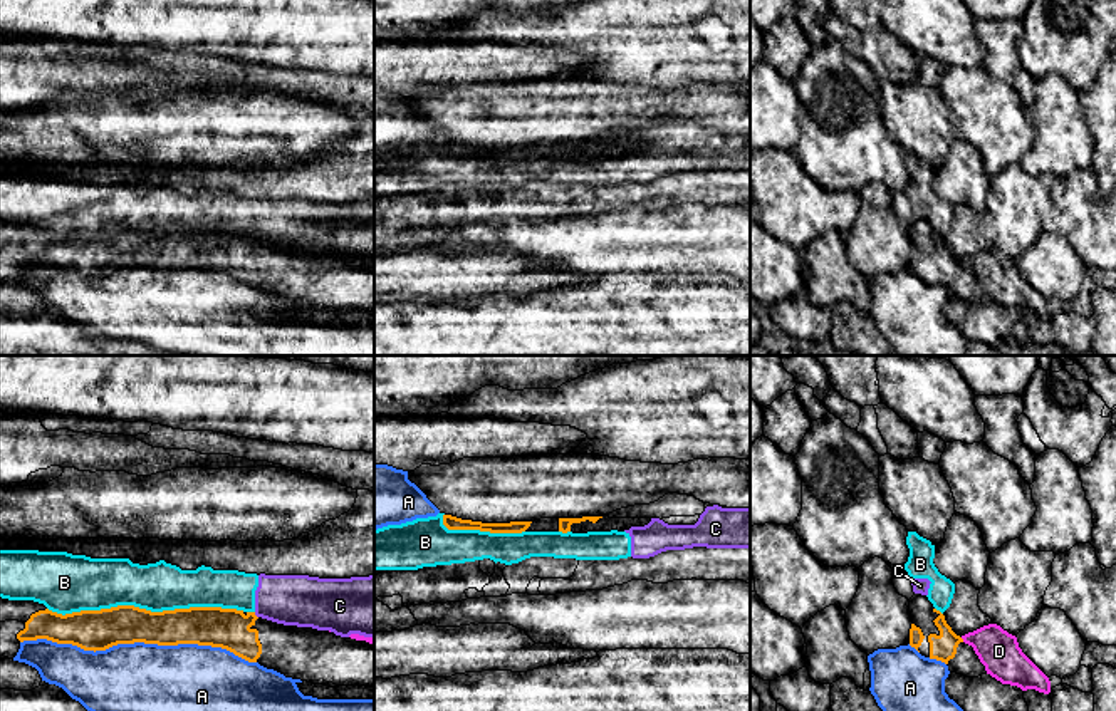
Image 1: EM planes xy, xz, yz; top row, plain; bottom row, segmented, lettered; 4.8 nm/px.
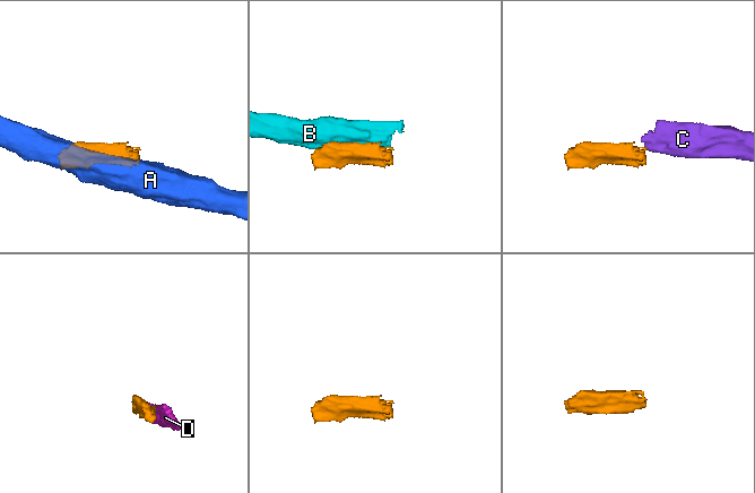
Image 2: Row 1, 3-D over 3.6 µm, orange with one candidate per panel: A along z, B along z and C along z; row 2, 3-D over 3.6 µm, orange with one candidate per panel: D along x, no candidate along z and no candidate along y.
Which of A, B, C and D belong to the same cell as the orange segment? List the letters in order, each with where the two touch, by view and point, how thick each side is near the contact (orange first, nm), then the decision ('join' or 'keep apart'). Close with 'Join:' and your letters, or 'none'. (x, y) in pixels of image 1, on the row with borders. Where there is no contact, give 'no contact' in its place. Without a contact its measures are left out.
A: xy (138, 641) | 190/320 nm | keep apart
B: xy (145, 609) | 190/240 nm | keep apart
C: xy (255, 616) | 190/240 nm | keep apart
D: yz (962, 639) | 130/200 nm | keep apart
Join: none

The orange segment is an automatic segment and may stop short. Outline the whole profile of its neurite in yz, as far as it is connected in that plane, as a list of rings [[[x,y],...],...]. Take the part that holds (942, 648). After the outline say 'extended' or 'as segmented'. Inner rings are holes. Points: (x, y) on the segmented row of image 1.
[[[915,594],[910,599],[910,612],[913,622],[910,646],[921,656],[941,661],[950,672],[967,677],[987,672],[973,647],[952,631],[945,615],[933,607],[926,595]]]; extended

